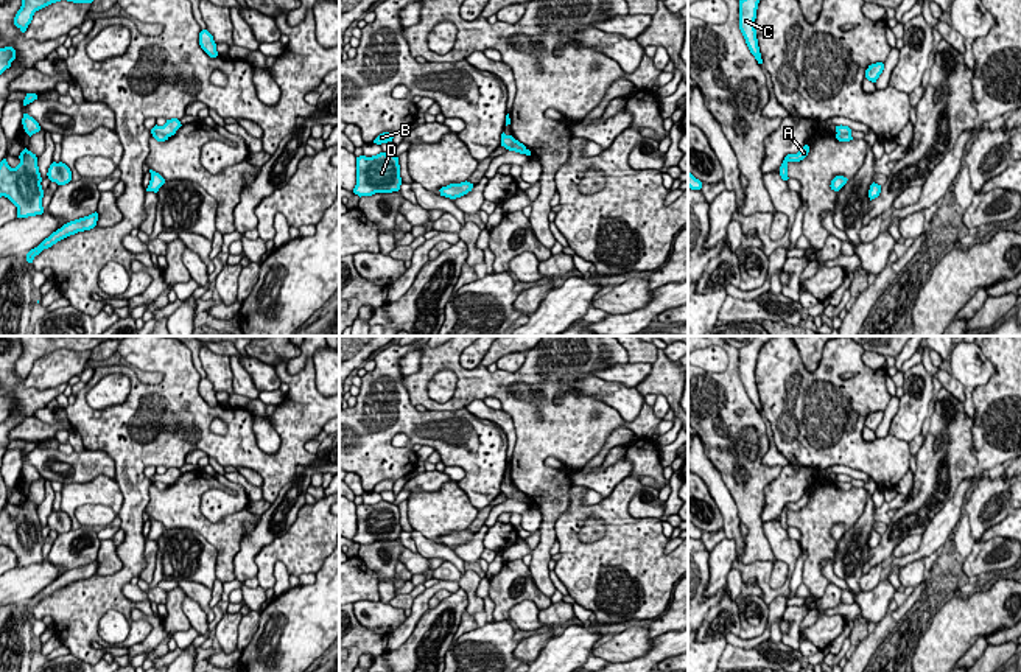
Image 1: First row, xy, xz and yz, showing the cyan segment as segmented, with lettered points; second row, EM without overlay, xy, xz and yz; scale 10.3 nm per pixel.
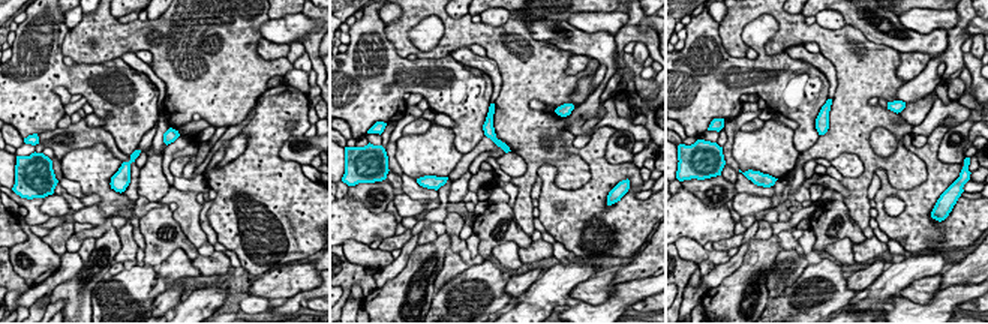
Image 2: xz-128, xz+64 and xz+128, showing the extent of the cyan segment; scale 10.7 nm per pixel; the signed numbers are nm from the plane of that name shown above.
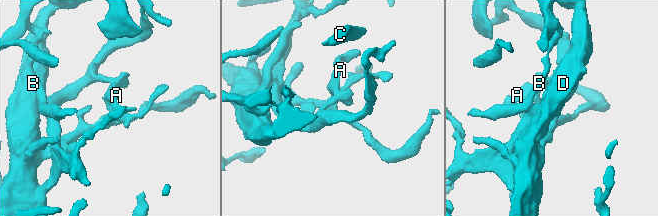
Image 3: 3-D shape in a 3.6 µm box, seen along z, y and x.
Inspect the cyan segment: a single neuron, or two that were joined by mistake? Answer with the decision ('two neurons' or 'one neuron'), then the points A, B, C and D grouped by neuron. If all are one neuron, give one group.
two neurons | A C D / B

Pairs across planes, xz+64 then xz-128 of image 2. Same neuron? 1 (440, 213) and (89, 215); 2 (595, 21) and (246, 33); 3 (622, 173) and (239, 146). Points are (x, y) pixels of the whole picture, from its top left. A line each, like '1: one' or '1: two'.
1: one
2: two
3: two

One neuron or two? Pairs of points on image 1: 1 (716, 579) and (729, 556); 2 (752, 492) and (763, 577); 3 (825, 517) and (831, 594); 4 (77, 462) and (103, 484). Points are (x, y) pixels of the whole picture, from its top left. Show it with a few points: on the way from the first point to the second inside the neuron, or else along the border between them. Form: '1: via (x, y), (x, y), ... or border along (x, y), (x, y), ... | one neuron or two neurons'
1: via (718, 573), (722, 562) | one neuron
2: border along (761, 524), (774, 559), (769, 585), (775, 590) | two neurons
3: border along (830, 584), (819, 598) | two neurons
4: border along (112, 478), (97, 475), (89, 481), (63, 486) | two neurons

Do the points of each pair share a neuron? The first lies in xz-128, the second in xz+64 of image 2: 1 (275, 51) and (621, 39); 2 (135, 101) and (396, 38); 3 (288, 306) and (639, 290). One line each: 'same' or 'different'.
1: different
2: different
3: same

